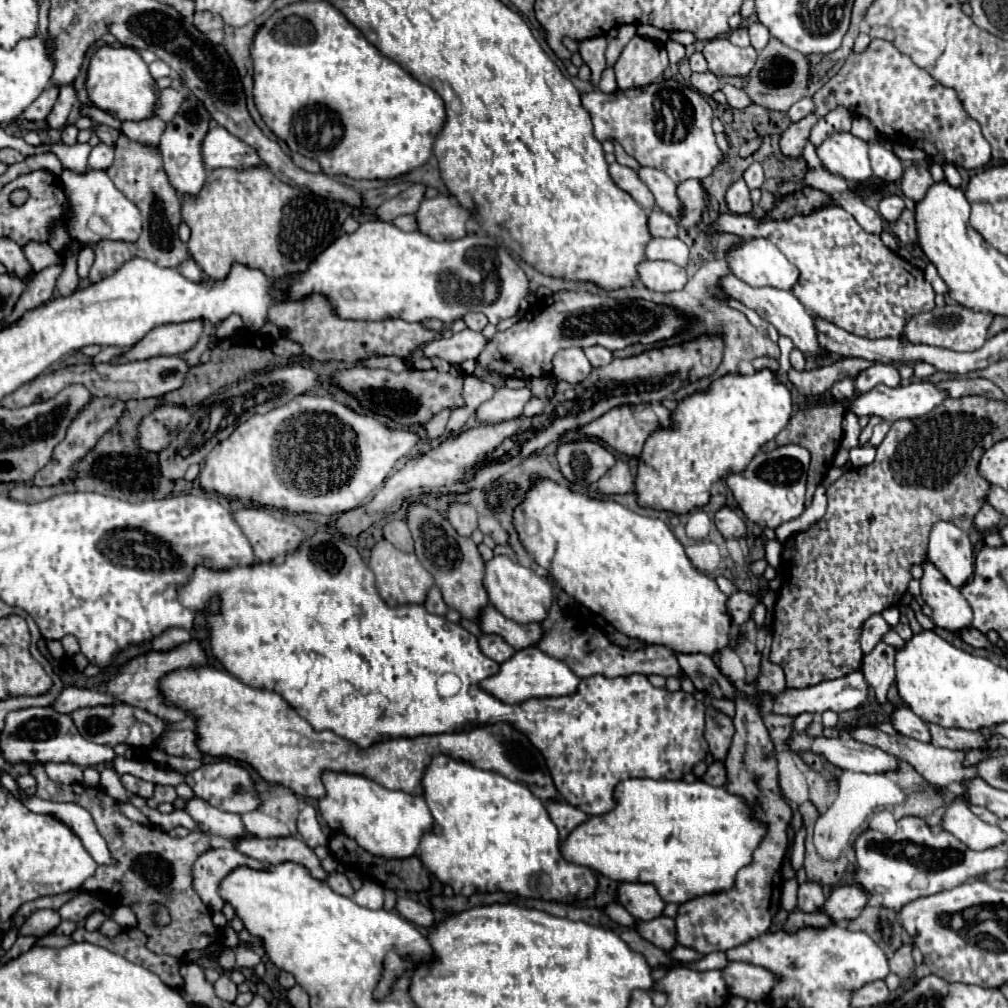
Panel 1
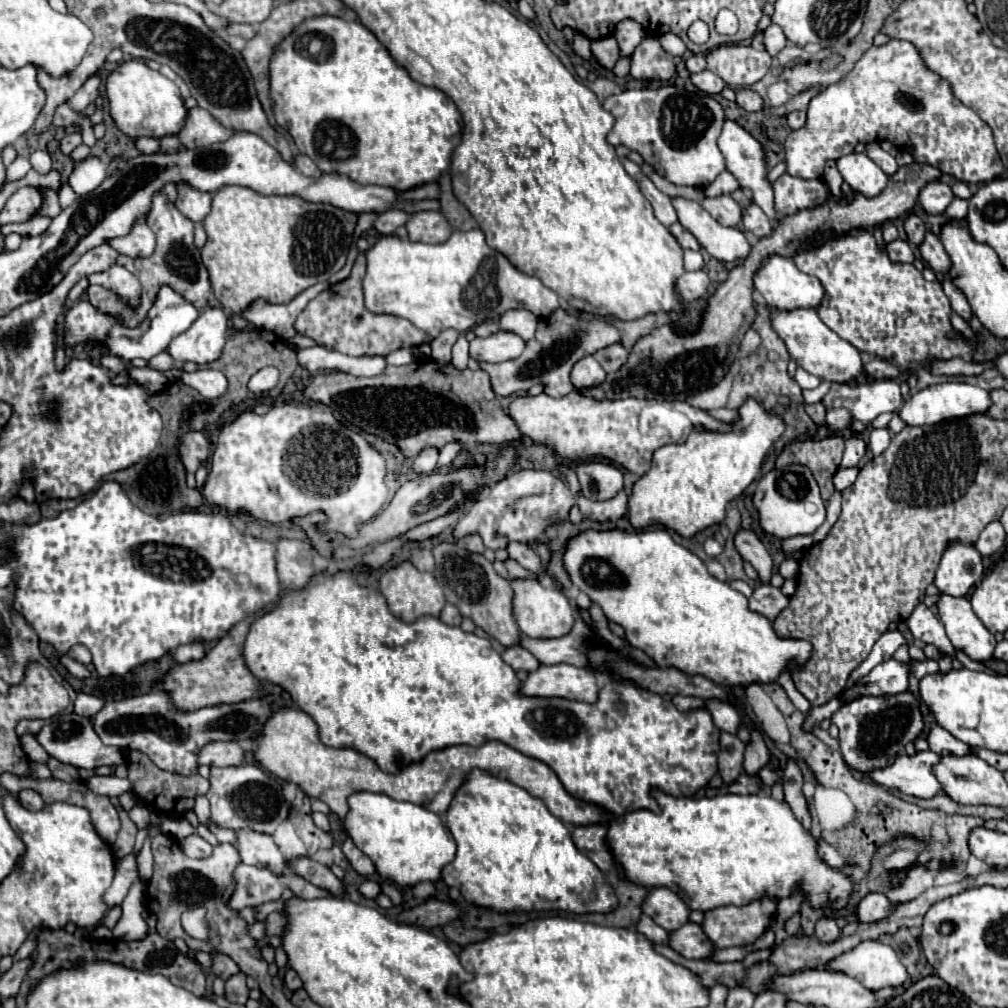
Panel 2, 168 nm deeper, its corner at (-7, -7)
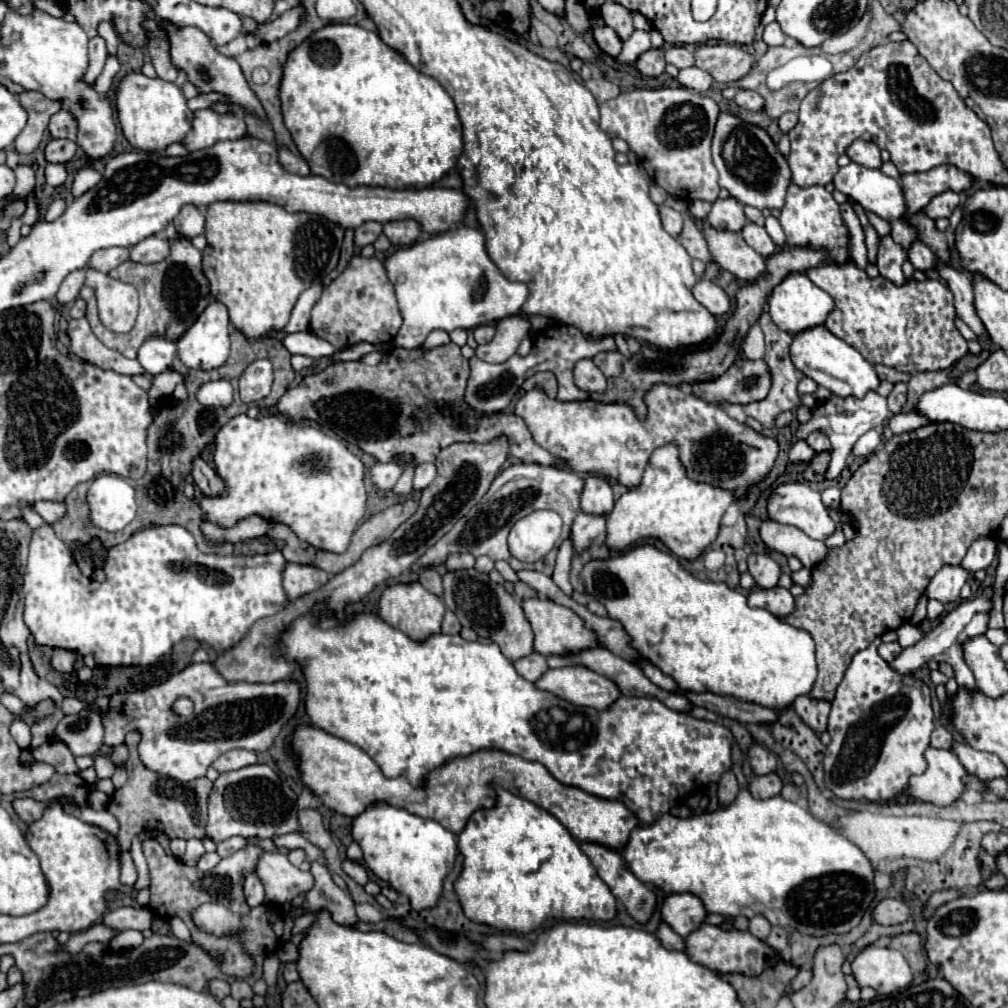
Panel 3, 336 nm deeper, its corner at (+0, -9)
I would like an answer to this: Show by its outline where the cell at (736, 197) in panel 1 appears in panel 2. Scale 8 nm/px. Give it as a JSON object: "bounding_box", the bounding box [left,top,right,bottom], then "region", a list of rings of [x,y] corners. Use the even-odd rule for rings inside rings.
{"bounding_box":[742,201,772,239],"region":[[[754,201],[744,209],[742,227],[744,227],[744,231],[748,231],[750,235],[754,235],[754,237],[758,237],[758,239],[772,233],[770,219],[764,215],[764,211],[762,211]]]}

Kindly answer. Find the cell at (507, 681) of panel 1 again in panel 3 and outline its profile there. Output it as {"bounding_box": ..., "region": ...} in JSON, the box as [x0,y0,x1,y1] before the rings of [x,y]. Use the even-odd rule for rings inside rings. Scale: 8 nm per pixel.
{"bounding_box":[539,665,619,711],"region":[[[565,665],[559,669],[549,669],[539,681],[539,689],[551,691],[577,707],[595,707],[597,711],[609,709],[619,697],[619,687],[583,665]]]}

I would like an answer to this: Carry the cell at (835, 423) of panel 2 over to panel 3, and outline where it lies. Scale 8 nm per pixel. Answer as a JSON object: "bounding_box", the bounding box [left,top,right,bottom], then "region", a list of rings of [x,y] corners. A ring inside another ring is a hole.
{"bounding_box":[807,433,831,453],"region":[[[811,433],[807,439],[807,445],[815,451],[815,453],[823,453],[823,451],[829,451],[831,445],[827,443],[827,437],[825,435],[819,435],[819,433]]]}

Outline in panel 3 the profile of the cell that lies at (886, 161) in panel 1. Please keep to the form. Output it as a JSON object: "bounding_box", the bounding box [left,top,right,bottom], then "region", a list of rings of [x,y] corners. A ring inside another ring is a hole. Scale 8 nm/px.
{"bounding_box":[847,141,881,167],"region":[[[853,141],[847,151],[849,159],[857,165],[863,165],[863,167],[881,167],[881,155],[879,155],[879,149],[875,147],[875,143],[869,143],[869,141]]]}

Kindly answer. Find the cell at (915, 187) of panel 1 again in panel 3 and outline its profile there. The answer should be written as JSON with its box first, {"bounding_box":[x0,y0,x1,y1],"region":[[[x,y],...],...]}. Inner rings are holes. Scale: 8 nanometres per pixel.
{"bounding_box":[923,191,961,219],"region":[[[945,191],[943,195],[937,195],[935,199],[931,199],[931,203],[923,209],[927,213],[927,217],[931,219],[939,219],[939,217],[951,217],[953,209],[957,209],[961,205],[961,197],[955,191]]]}

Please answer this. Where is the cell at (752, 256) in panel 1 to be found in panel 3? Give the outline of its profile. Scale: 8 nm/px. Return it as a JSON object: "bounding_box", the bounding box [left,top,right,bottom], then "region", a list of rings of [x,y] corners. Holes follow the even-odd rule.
{"bounding_box":[769,273,835,335],"region":[[[795,273],[789,275],[779,287],[773,289],[771,297],[769,297],[769,313],[773,323],[781,329],[787,331],[789,335],[797,335],[801,331],[807,331],[811,327],[817,325],[825,325],[827,315],[835,309],[835,303],[831,299],[831,295],[827,295],[823,289],[819,289],[807,275],[803,273]]]}

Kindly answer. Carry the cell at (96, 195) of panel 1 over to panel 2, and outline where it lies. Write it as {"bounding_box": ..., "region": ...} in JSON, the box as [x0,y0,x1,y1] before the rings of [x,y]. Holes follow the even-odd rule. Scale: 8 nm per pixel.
{"bounding_box":[106,219,156,257],"region":[[[138,219],[128,235],[108,239],[106,243],[128,257],[150,257],[150,253],[156,247],[156,237],[152,229],[146,225],[146,221]]]}

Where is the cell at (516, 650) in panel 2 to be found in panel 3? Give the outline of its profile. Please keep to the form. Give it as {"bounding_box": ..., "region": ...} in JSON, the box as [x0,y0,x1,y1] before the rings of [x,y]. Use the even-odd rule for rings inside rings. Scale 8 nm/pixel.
{"bounding_box":[513,653,549,681],"region":[[[531,653],[531,655],[523,657],[523,659],[517,659],[513,665],[515,665],[517,673],[523,675],[527,681],[539,681],[541,675],[549,669],[547,657],[539,655],[539,653]]]}

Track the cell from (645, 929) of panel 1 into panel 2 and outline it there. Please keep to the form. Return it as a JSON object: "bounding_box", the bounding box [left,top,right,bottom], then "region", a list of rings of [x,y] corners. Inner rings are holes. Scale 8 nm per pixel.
{"bounding_box":[668,923,712,959],"region":[[[686,923],[680,929],[672,931],[668,945],[686,959],[706,959],[712,951],[710,941],[706,941],[702,927],[696,923]]]}

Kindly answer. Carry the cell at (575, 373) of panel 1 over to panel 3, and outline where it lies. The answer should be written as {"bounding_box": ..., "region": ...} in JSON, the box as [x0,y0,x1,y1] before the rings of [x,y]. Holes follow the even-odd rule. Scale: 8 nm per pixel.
{"bounding_box":[575,359,607,393],"region":[[[583,359],[575,365],[575,385],[589,393],[603,393],[607,389],[607,377],[597,369],[591,359]]]}

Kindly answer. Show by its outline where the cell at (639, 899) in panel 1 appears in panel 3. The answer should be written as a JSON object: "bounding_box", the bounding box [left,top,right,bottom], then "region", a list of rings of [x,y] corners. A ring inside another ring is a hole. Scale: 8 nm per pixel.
{"bounding_box":[661,893,707,937],"region":[[[673,893],[665,899],[661,917],[673,927],[673,931],[679,931],[679,935],[687,937],[691,931],[705,923],[707,909],[703,901],[693,893]]]}

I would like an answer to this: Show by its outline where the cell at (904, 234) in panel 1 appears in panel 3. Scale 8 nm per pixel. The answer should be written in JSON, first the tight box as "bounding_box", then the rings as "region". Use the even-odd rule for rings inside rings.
{"bounding_box":[937,263,991,343],"region":[[[939,263],[939,265],[937,265],[937,271],[939,271],[939,275],[947,281],[949,289],[951,289],[953,295],[955,295],[955,309],[957,309],[959,319],[961,319],[963,323],[967,323],[967,325],[977,333],[979,339],[985,339],[987,343],[991,343],[989,333],[987,333],[987,329],[985,329],[983,321],[979,319],[979,315],[977,315],[977,311],[975,311],[975,305],[973,305],[975,293],[973,293],[971,275],[963,273],[963,271],[957,271],[957,269],[953,269],[953,267],[945,265],[945,263]]]}

